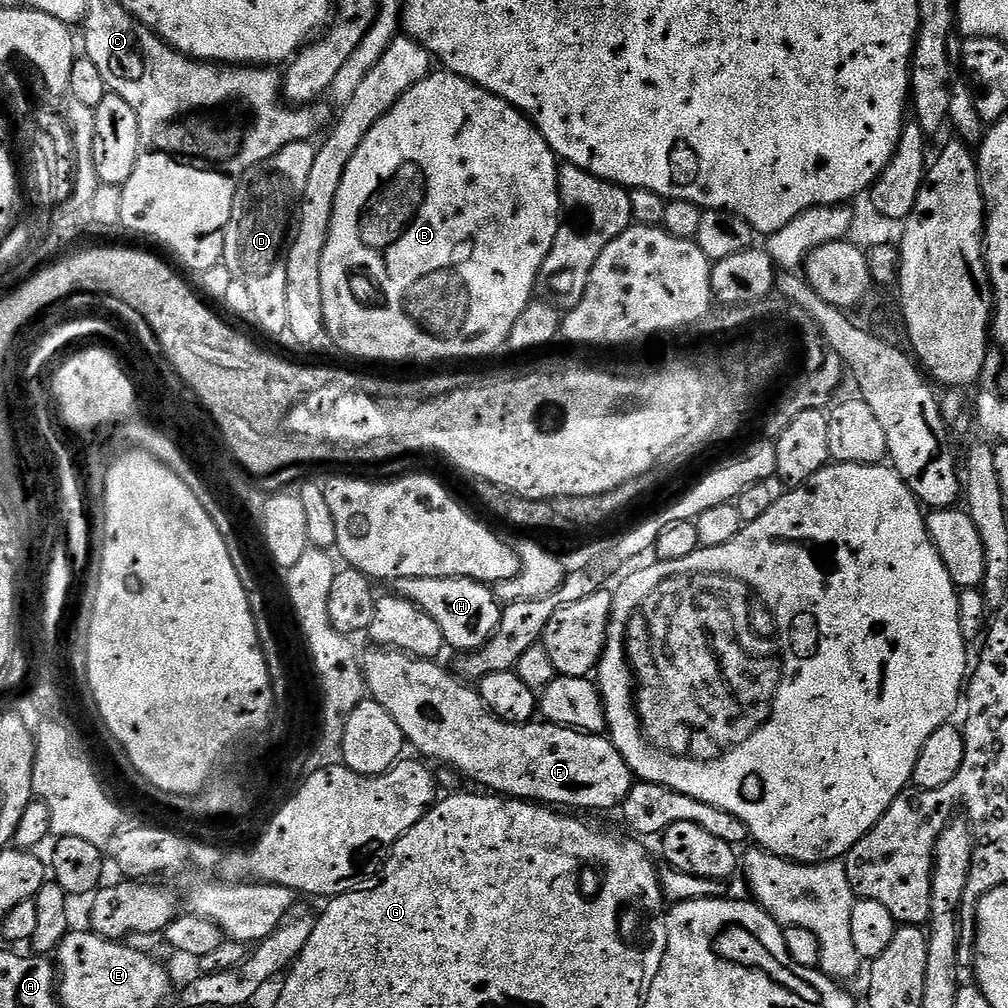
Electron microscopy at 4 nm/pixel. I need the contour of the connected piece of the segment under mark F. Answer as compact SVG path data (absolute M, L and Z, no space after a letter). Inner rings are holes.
M372 650L376 652L363 653L362 663L364 669L364 678L367 684L367 695L371 699L376 700L382 706L386 706L386 710L390 714L390 718L394 718L394 722L398 722L398 726L402 730L405 741L409 745L412 744L421 752L421 757L427 758L429 761L441 760L444 766L455 770L461 777L473 776L480 784L485 784L485 789L491 790L496 794L503 794L509 798L519 798L529 802L540 801L548 806L564 806L560 804L569 804L572 808L612 808L623 805L626 794L630 794L634 783L634 777L630 766L622 758L622 754L614 747L611 739L604 734L593 734L590 732L577 732L575 728L563 728L560 724L549 724L547 722L529 722L527 724L511 724L505 720L500 720L492 715L492 711L484 705L484 699L481 698L479 691L475 687L469 686L463 679L457 678L451 671L447 672L444 668L436 665L435 659L421 660L414 656L409 656L407 652L397 652L395 650Z

